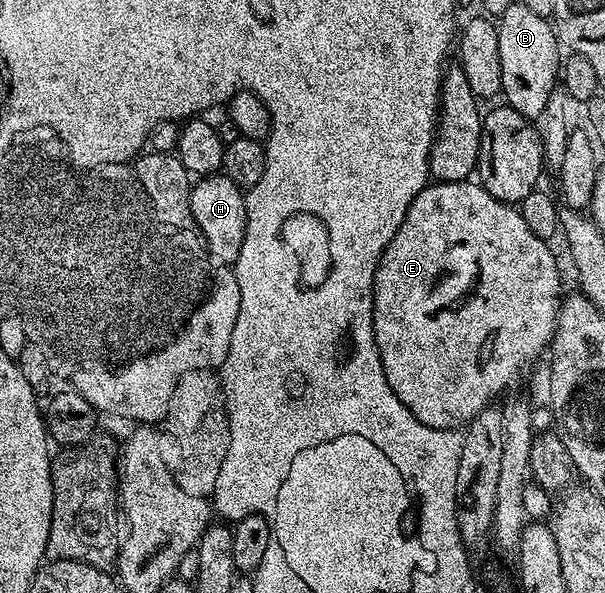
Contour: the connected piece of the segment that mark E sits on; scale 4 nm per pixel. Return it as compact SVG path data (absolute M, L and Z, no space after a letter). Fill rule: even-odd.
M472 179L446 184L433 182L414 198L397 233L383 249L381 261L375 270L373 316L375 342L379 350L379 358L383 362L383 374L387 374L387 382L399 398L399 402L403 402L403 406L407 406L407 410L411 410L411 414L415 414L419 422L432 428L461 430L502 395L499 385L491 384L495 382L487 382L490 379L489 369L487 368L486 372L480 372L480 367L477 365L482 348L490 349L488 358L492 362L510 370L516 370L528 364L528 361L541 350L541 345L545 344L545 340L549 339L549 334L553 330L553 316L556 312L557 278L554 269L559 265L559 260L557 256L550 258L551 251L553 248L547 241L536 236L527 227L527 222L523 222L520 211L514 205L505 204L502 200L496 200L491 194L487 194L487 190L480 182L474 182Z

